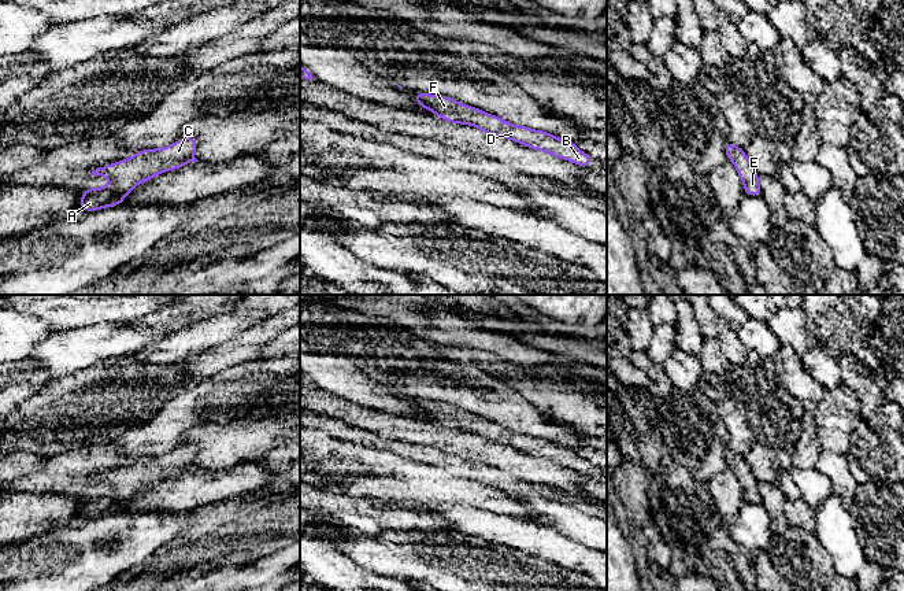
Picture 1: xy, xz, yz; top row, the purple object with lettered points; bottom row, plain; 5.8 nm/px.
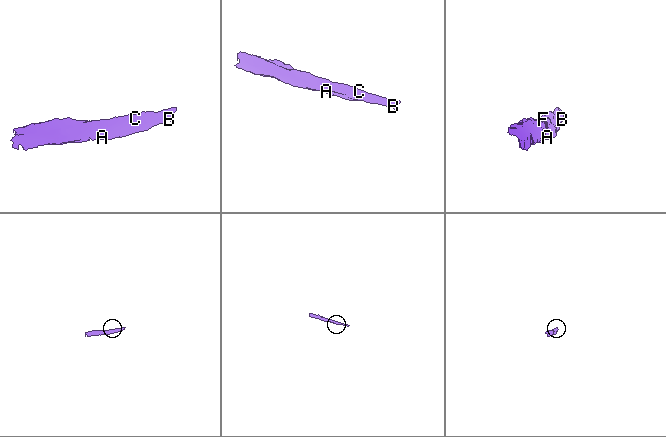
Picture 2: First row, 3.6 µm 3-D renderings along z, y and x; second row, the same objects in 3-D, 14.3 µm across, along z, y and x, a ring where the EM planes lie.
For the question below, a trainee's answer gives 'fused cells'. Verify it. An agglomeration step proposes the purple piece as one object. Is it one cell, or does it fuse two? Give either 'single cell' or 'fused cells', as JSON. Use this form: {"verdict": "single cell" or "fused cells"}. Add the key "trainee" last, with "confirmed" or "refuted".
{"verdict": "single cell", "trainee": "refuted"}

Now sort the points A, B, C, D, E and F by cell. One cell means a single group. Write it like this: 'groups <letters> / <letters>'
groups A B C D E F

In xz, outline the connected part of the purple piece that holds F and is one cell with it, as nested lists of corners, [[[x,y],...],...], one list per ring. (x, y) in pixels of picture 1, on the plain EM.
[[[414,400],[414,406],[418,413],[431,418],[447,429],[471,432],[486,442],[510,446],[518,451],[547,459],[581,474],[586,474],[592,470],[592,463],[581,458],[573,448],[559,446],[552,440],[512,432],[493,421],[459,410],[447,403]]]

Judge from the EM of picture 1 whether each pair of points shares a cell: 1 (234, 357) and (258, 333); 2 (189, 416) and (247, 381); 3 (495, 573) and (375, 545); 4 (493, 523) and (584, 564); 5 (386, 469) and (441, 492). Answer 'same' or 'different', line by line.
1: same
2: same
3: same
4: same
5: same

